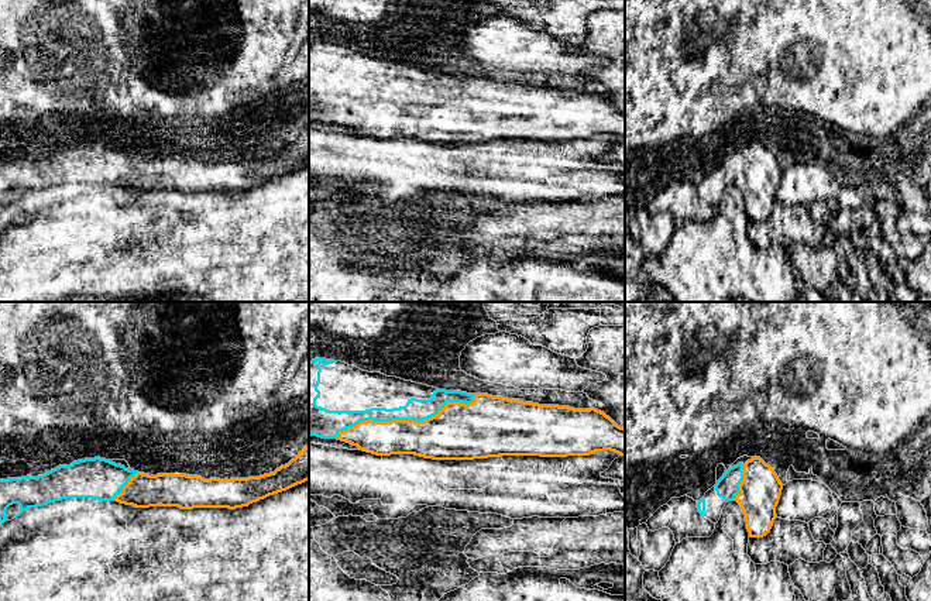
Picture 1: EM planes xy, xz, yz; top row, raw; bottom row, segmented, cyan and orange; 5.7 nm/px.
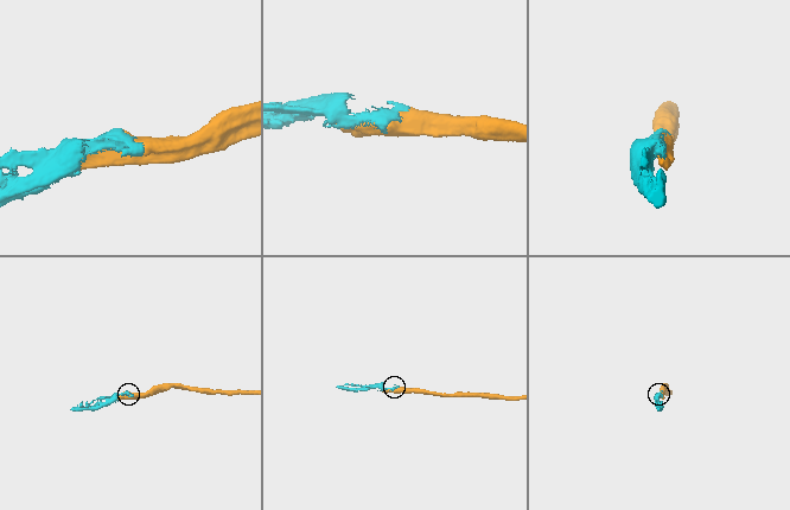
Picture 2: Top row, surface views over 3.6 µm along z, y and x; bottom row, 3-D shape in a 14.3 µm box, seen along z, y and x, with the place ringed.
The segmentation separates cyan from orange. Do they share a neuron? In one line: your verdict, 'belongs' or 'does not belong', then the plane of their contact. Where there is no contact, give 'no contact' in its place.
belongs | xz

